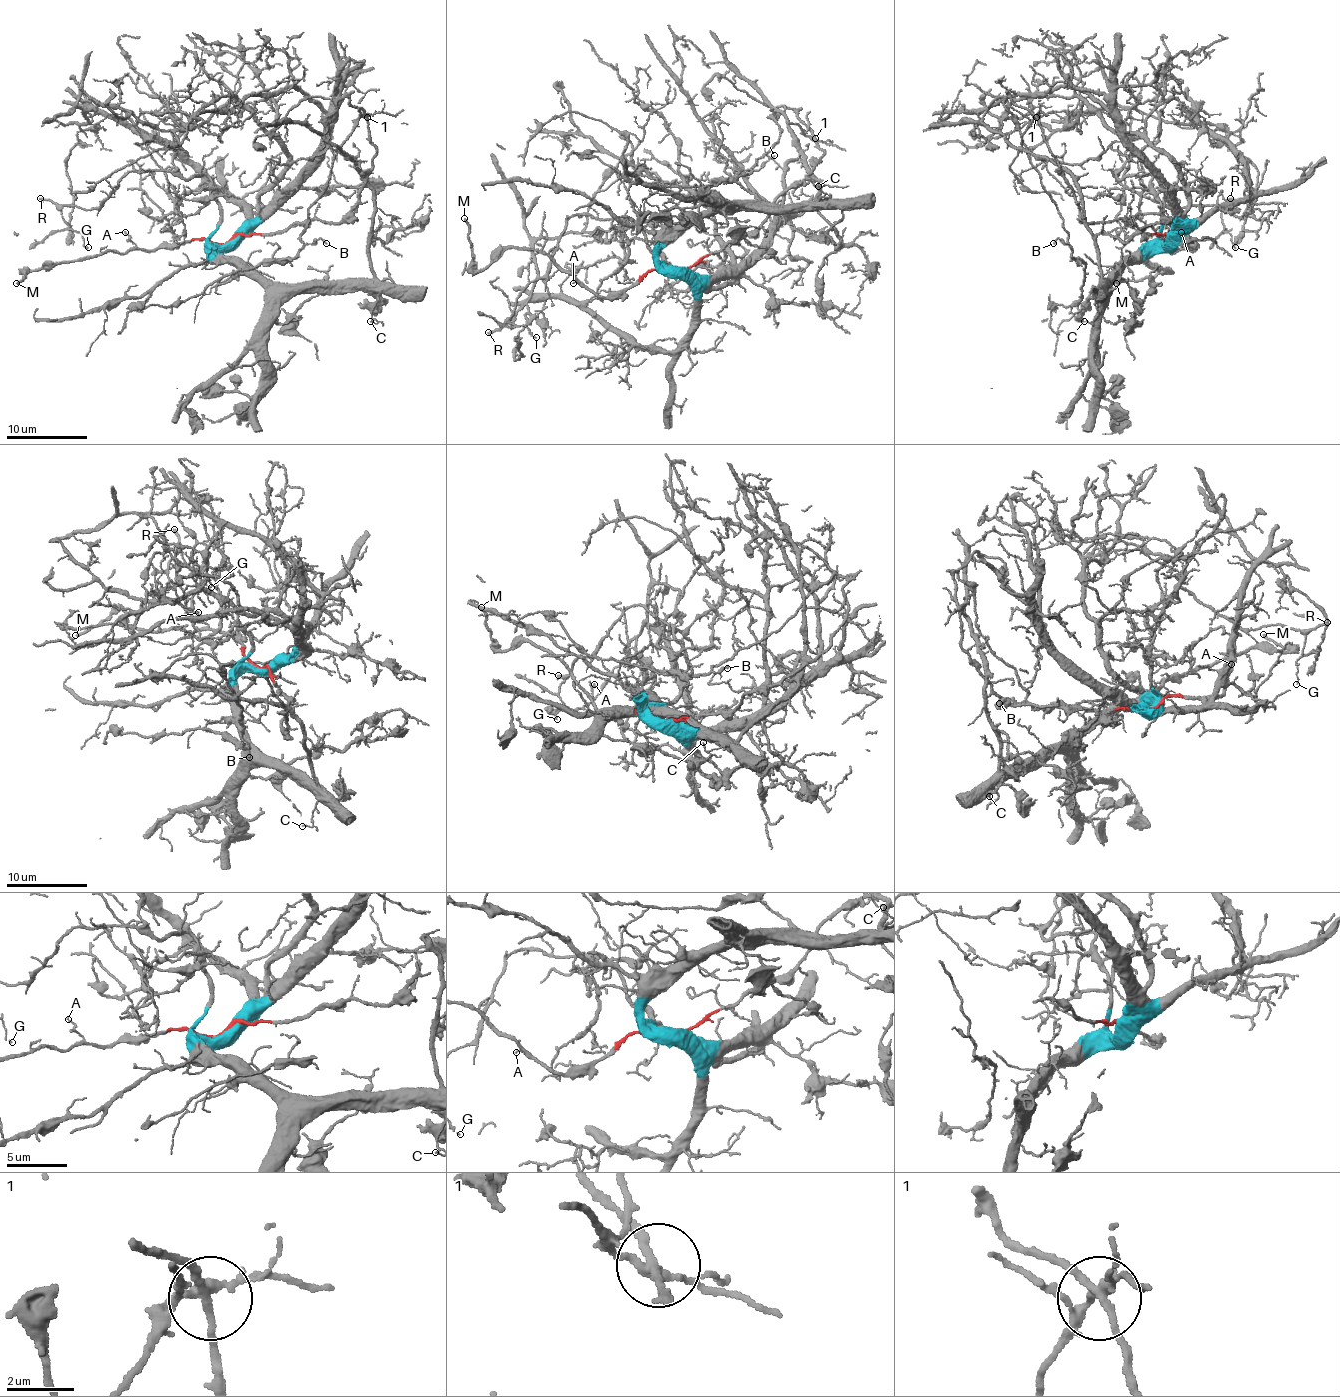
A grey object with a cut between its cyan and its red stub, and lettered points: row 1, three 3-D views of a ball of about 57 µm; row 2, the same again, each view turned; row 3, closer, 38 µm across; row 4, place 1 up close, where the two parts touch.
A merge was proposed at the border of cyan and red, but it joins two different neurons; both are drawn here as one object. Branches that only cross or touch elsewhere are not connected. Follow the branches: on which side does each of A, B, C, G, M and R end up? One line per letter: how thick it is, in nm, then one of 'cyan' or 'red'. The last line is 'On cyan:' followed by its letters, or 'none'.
A: 120 nm thick; red
B: 100 nm thick; red
C: 100 nm thick; cyan
G: 90 nm thick; cyan
M: 200 nm thick; red
R: 240 nm thick; cyan
On cyan: C, G, R

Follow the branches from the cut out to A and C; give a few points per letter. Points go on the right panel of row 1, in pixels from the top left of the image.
A: (1168, 242), (1184, 242), (1194, 250), (1188, 250), (1180, 240), (1180, 232)
C: (1168, 242), (1146, 254), (1134, 256), (1097, 294), (1097, 317), (1091, 323), (1083, 321)

